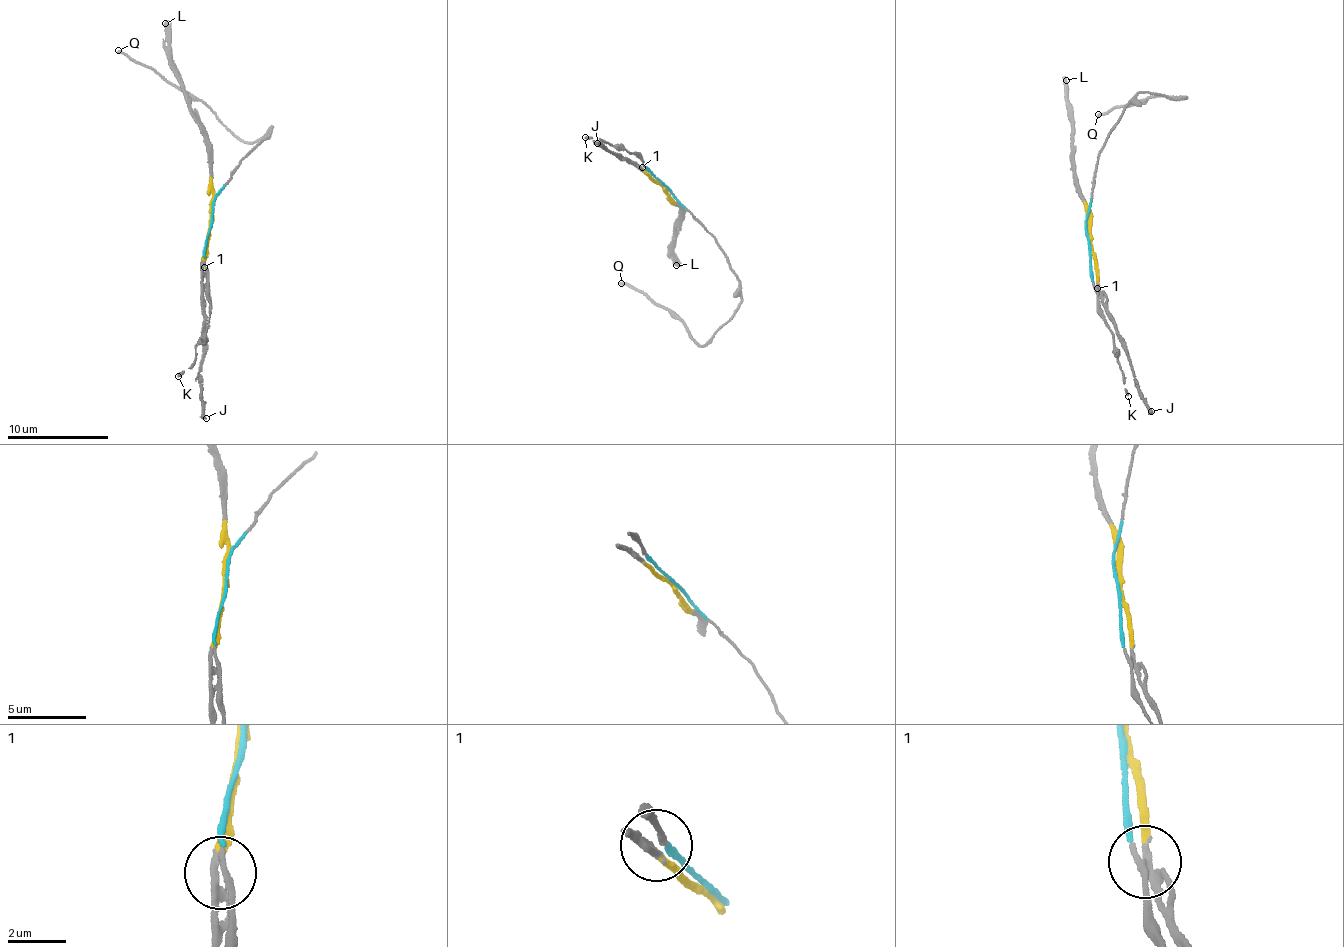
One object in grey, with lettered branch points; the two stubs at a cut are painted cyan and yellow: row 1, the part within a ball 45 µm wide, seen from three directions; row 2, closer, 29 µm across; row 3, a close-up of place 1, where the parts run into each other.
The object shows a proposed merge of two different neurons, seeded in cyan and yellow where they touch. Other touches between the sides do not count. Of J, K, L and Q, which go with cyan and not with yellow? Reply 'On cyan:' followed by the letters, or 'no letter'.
On cyan: K, Q

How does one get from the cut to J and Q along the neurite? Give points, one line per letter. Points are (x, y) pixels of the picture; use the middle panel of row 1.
J: (662, 187), (636, 162), (598, 144)
Q: (664, 187), (706, 230), (739, 281), (738, 310), (704, 345), (696, 343), (682, 318), (621, 283)

